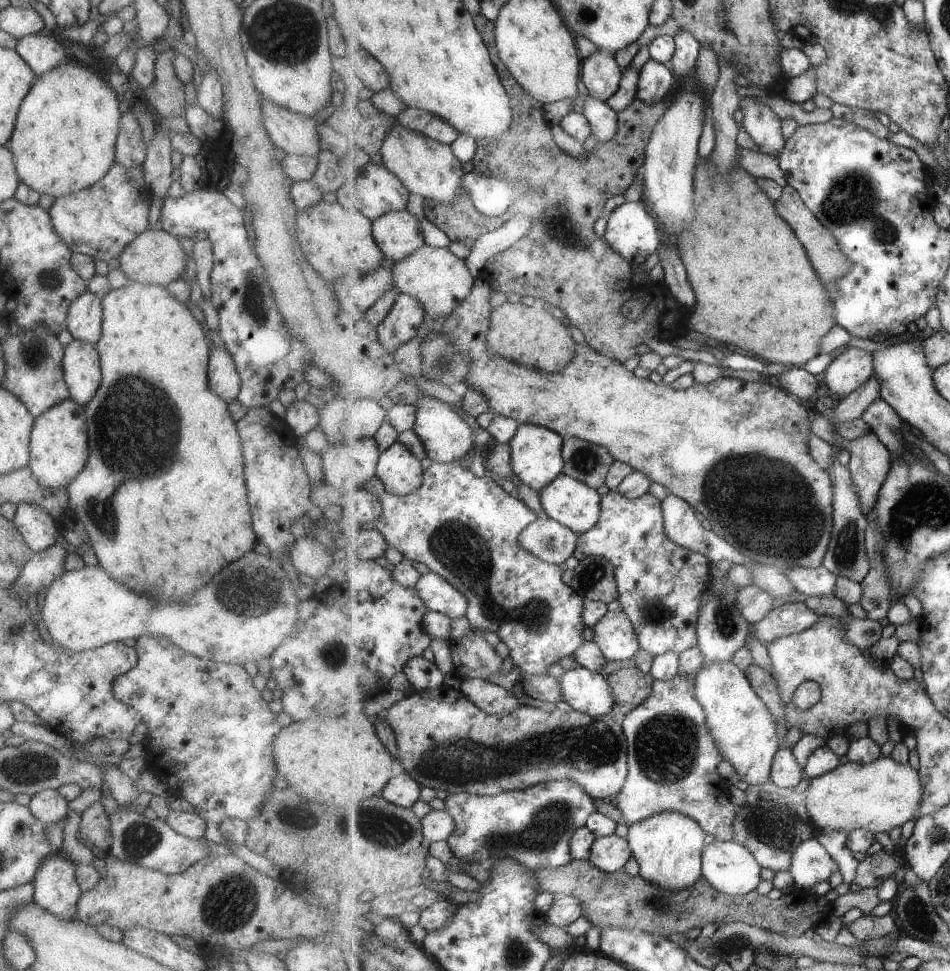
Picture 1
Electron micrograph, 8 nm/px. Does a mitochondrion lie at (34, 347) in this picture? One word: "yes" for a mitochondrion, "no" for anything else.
yes

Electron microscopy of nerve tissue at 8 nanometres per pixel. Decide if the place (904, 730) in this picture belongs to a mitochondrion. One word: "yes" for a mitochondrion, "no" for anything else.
no

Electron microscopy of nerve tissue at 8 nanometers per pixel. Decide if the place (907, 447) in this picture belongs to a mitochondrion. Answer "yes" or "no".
no

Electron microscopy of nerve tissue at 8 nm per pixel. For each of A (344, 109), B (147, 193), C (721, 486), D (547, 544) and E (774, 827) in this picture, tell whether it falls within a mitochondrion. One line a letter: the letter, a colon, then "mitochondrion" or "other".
A: other
B: other
C: mitochondrion
D: mitochondrion
E: mitochondrion

